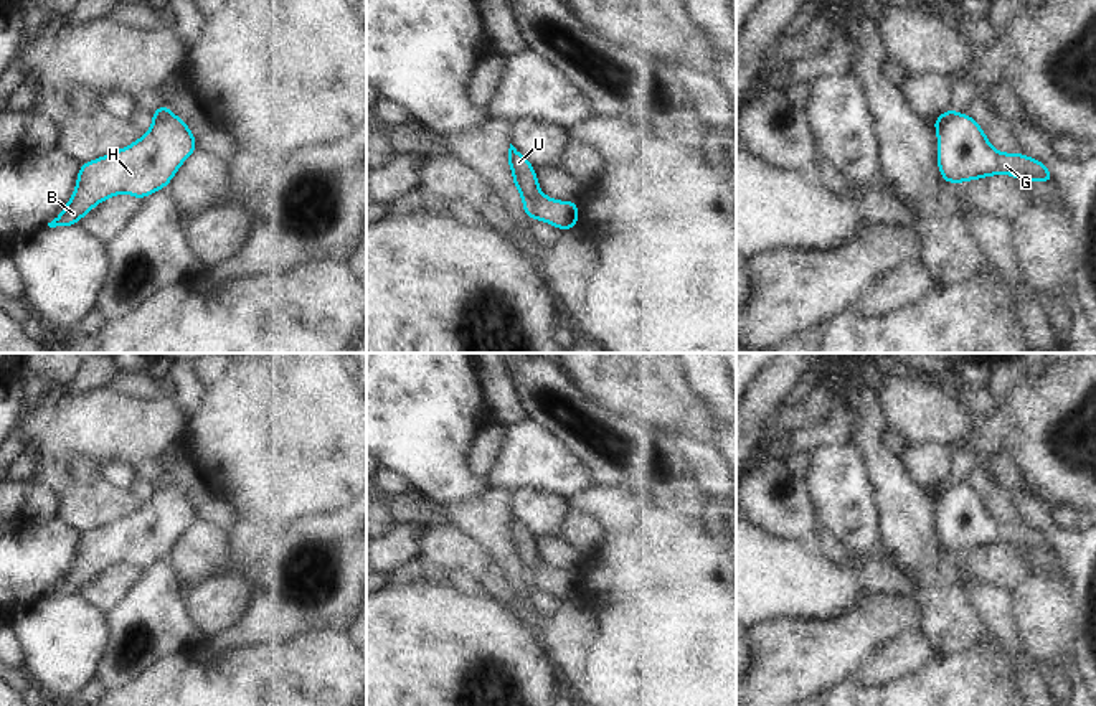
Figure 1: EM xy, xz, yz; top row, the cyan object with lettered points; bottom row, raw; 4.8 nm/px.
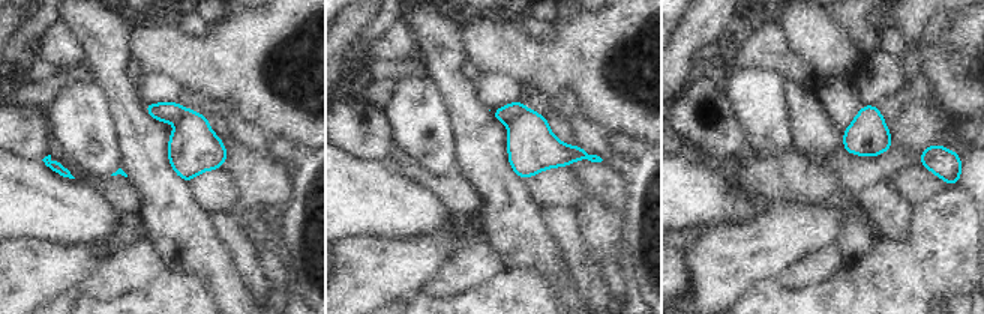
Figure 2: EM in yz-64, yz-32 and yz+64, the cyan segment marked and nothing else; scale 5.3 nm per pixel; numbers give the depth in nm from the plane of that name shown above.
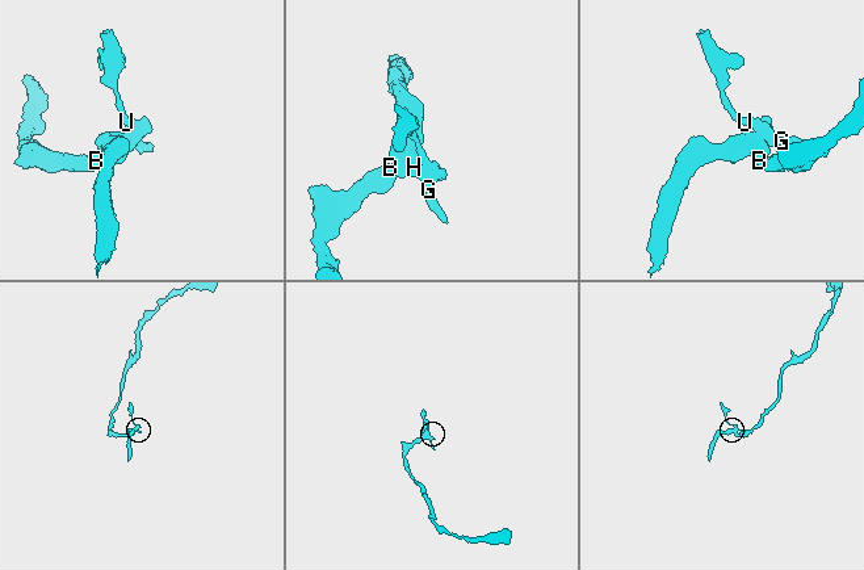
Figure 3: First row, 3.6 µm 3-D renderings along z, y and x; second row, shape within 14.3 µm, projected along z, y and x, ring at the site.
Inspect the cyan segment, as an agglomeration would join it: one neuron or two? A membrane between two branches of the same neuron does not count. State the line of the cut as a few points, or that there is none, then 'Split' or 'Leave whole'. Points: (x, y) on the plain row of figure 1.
Split along xy (172, 484), (154, 492). Split

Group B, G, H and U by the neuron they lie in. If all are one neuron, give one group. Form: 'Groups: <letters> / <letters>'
Groups: B G H / U

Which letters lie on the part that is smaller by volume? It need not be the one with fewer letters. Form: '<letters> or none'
U

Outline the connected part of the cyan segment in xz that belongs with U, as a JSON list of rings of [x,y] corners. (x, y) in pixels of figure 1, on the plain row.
[[[510,513],[507,523],[513,553],[523,569],[536,567],[541,564],[533,534]]]

